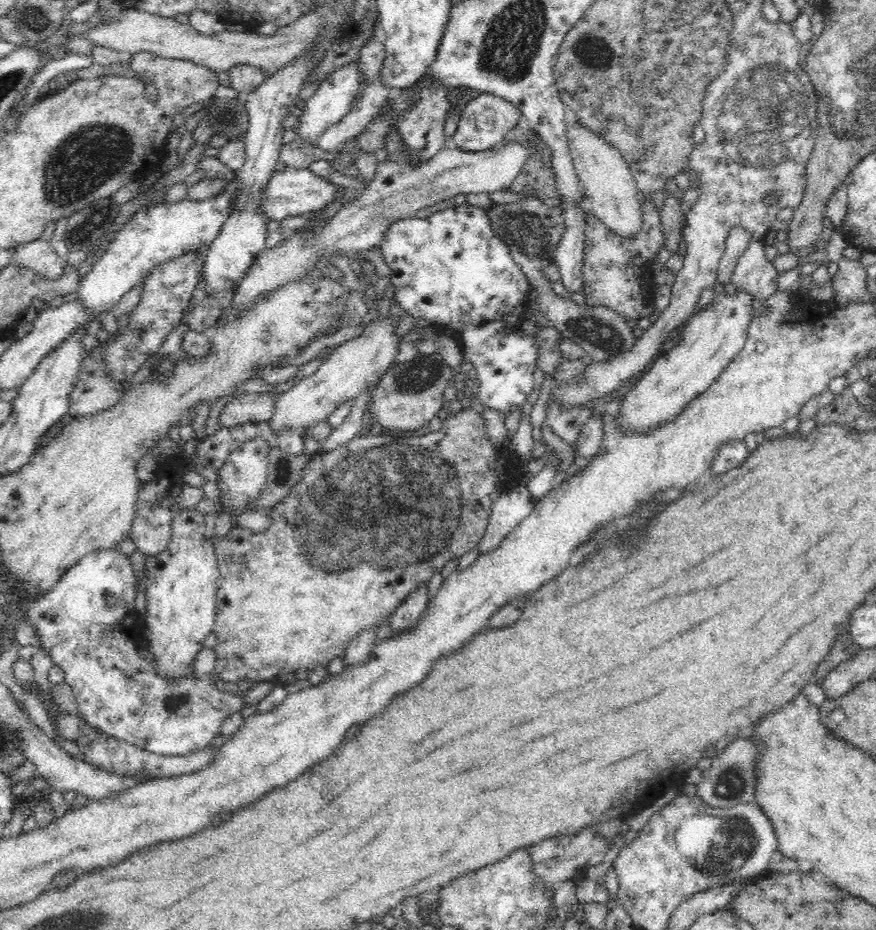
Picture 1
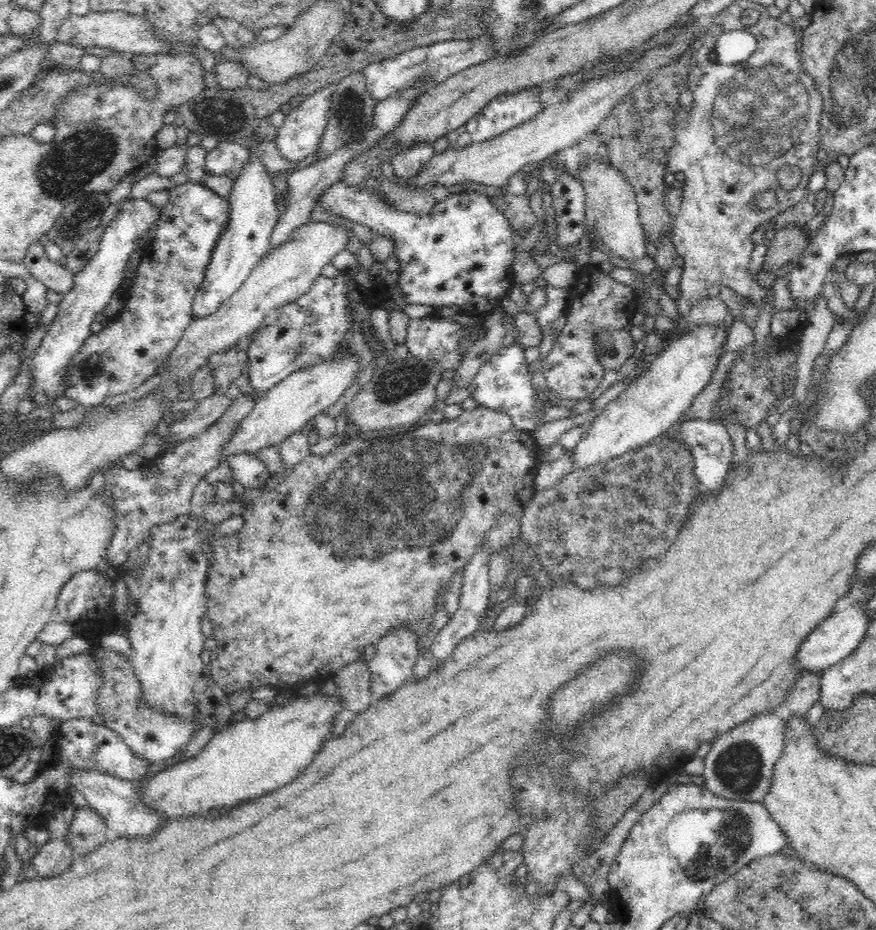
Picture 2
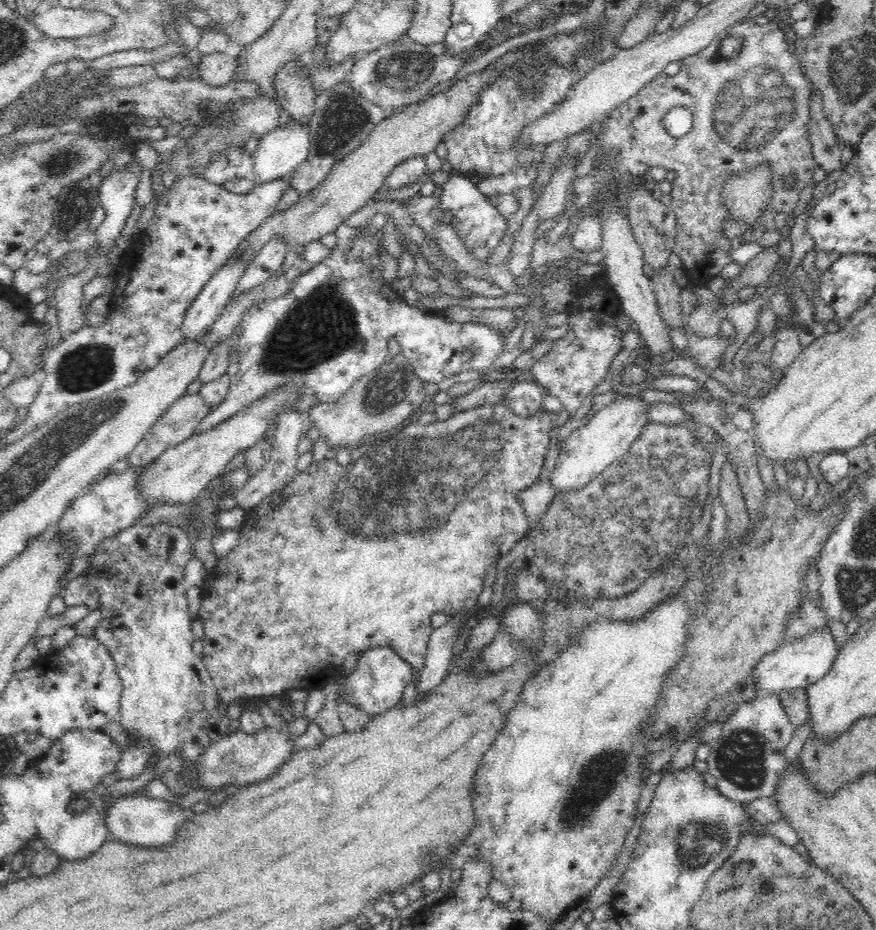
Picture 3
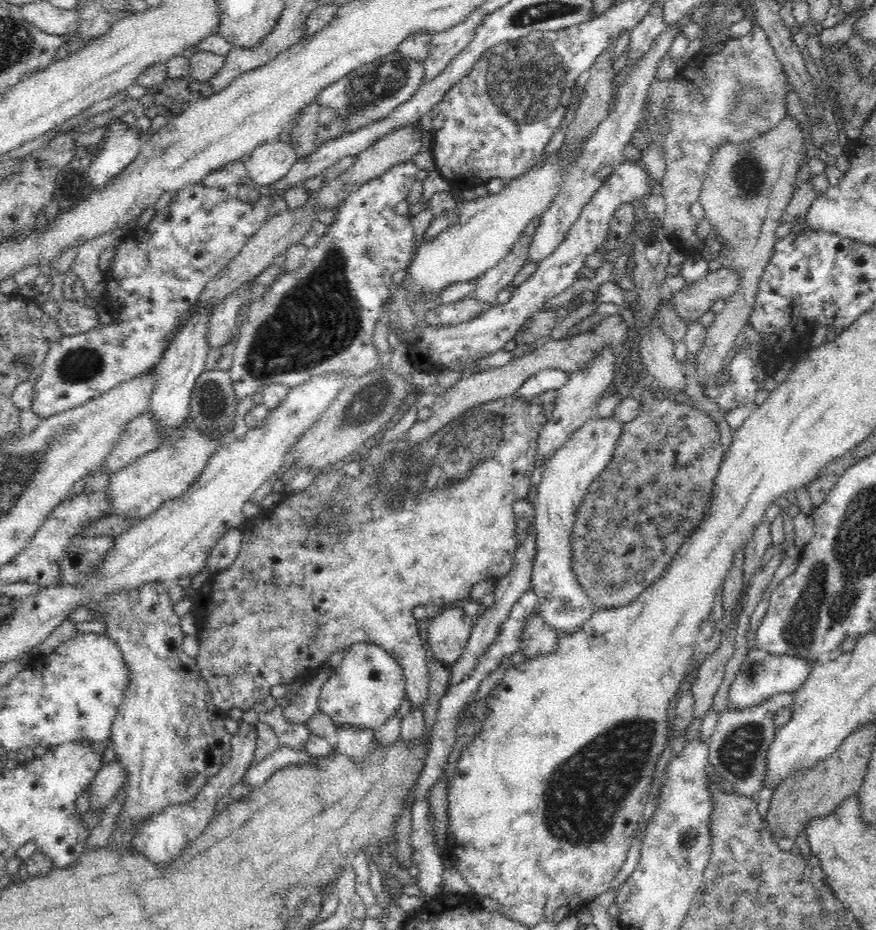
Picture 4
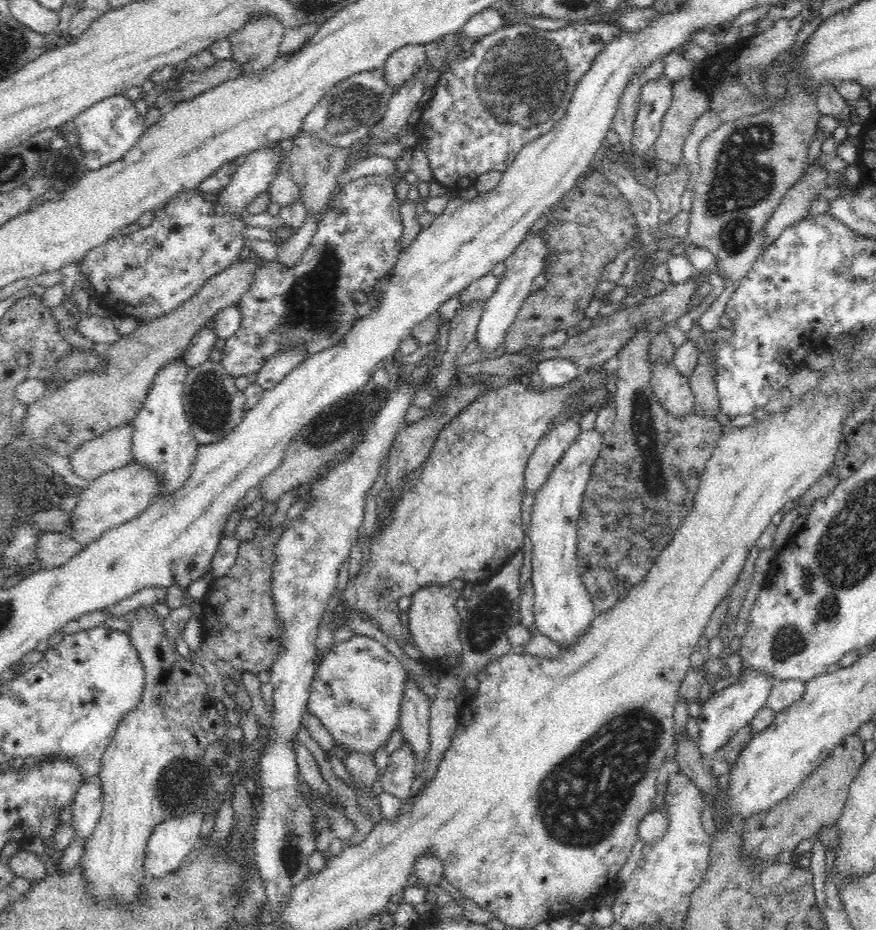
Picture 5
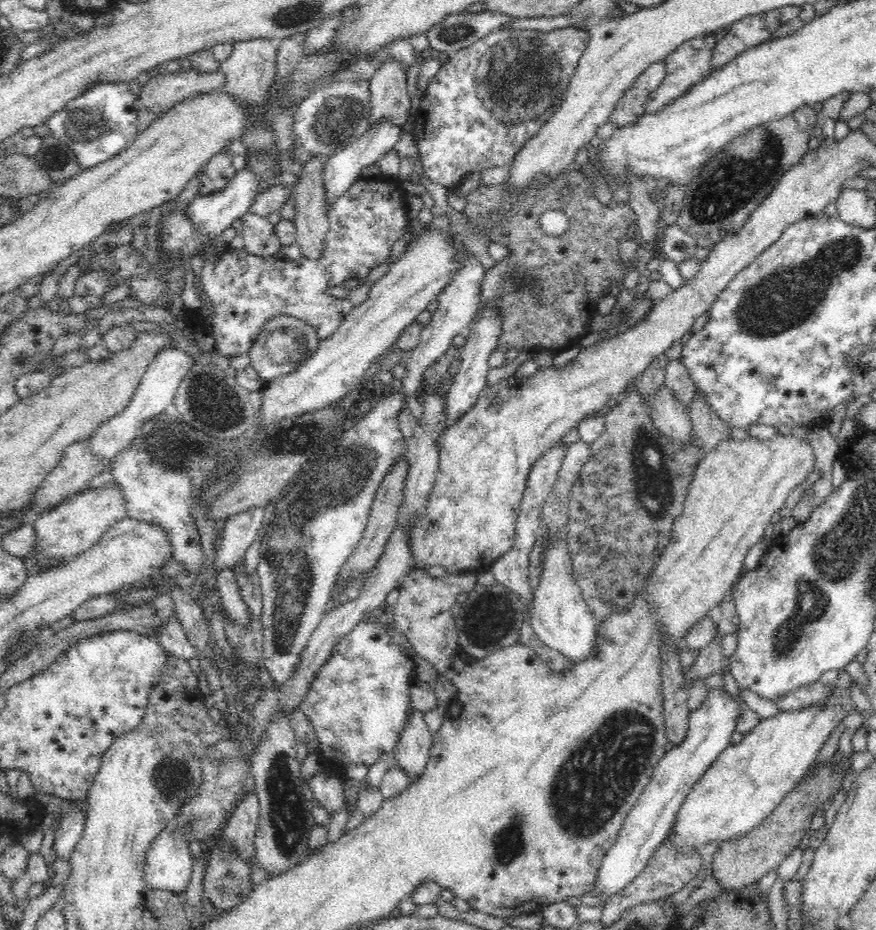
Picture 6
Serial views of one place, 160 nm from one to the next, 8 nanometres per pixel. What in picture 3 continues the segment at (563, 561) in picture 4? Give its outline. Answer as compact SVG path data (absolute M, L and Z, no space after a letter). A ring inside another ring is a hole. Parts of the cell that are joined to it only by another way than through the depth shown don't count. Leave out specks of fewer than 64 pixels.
M625 396L607 404L599 410L588 424L574 429L563 442L558 454L558 461L550 472L549 481L557 493L570 492L584 488L601 472L615 463L622 455L628 452L632 442L640 436L644 425L652 422L647 417L647 408L650 405L637 396Z

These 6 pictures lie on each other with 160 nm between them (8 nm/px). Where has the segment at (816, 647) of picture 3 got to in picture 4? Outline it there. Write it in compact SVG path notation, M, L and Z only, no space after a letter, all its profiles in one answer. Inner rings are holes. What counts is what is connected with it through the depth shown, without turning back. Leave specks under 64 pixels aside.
M750 649L741 663L736 680L732 682L732 687L728 692L728 703L722 712L736 710L736 708L737 710L754 708L754 706L768 701L768 698L784 692L794 694L804 686L814 664L816 662L813 660L806 660L791 654L776 656L762 649Z

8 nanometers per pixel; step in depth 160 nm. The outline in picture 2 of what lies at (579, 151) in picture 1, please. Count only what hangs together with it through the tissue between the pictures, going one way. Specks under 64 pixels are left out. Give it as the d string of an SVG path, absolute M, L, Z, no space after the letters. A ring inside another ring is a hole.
M588 160L579 177L586 192L585 224L601 238L602 242L626 262L634 262L646 256L646 235L643 231L636 193L627 178L608 161Z

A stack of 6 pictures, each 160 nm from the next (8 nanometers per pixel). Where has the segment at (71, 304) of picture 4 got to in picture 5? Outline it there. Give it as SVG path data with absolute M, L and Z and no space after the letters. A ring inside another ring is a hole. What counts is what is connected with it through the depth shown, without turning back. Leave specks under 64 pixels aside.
M82 312L80 318L77 324L78 332L84 338L93 340L97 347L104 348L120 340L120 333L108 317Z

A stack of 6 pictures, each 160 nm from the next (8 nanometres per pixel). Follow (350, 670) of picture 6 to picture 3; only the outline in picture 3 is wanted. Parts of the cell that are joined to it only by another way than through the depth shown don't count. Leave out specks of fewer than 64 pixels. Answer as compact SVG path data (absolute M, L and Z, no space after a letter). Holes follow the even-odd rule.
M386 646L370 647L360 652L356 660L356 670L346 676L339 694L343 694L346 702L374 718L399 705L404 689L411 682L412 674L413 668L395 650Z

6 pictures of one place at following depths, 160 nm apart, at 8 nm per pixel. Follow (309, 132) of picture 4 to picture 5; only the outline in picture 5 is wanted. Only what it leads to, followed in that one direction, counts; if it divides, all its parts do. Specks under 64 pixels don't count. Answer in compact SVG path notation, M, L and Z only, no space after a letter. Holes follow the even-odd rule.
M304 132L294 137L294 146L287 154L290 161L290 173L292 173L292 180L299 186L299 200L304 205L308 216L327 211L348 155L347 150L337 149Z

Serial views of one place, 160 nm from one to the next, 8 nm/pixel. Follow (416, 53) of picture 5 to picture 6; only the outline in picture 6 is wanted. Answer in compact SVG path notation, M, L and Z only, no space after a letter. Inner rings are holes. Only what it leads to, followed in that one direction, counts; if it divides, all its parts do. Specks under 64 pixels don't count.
M387 61L372 76L369 84L370 114L367 128L388 121L401 127L411 114L411 98L408 95L408 69L402 63Z

